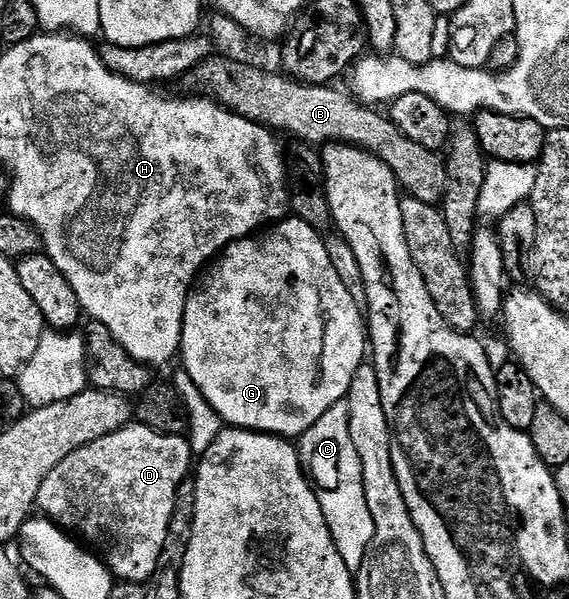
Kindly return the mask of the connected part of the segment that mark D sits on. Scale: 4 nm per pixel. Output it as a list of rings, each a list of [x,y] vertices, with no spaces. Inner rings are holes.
[[[132,421],[117,433],[109,433],[109,437],[101,437],[101,441],[93,441],[69,453],[69,457],[41,481],[37,507],[56,527],[72,536],[80,535],[84,544],[98,552],[116,580],[144,583],[152,579],[161,566],[177,489],[188,478],[190,467],[192,470],[193,452],[183,435],[162,435],[144,423]]]

